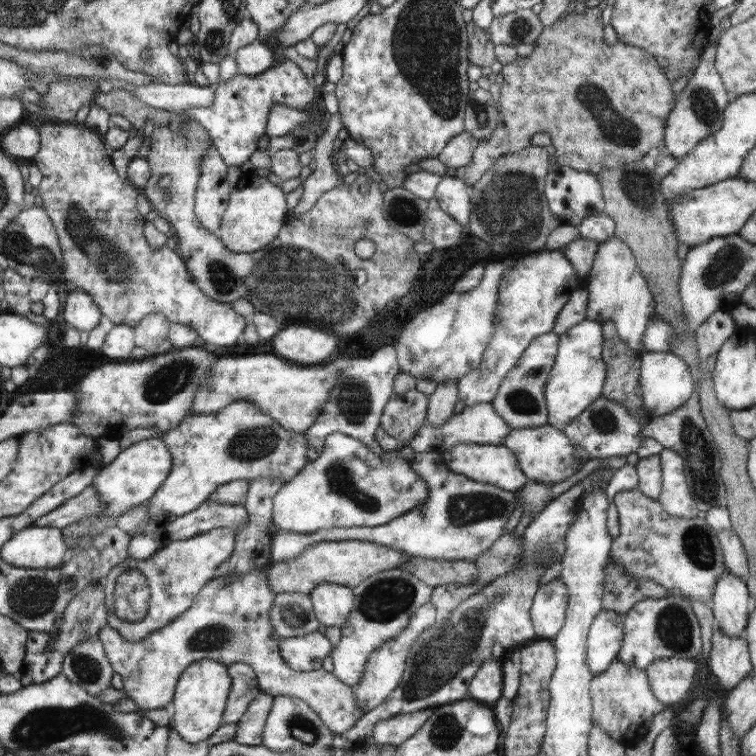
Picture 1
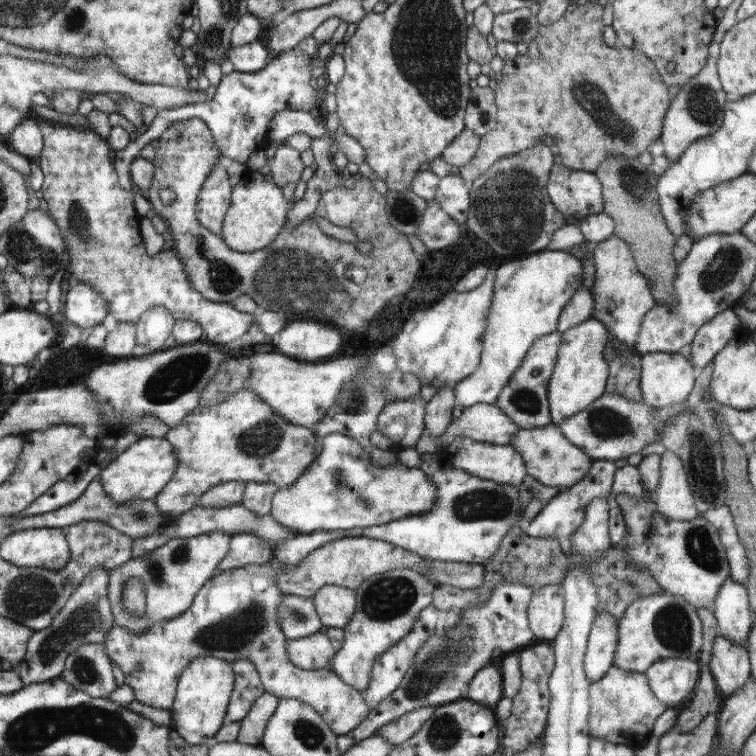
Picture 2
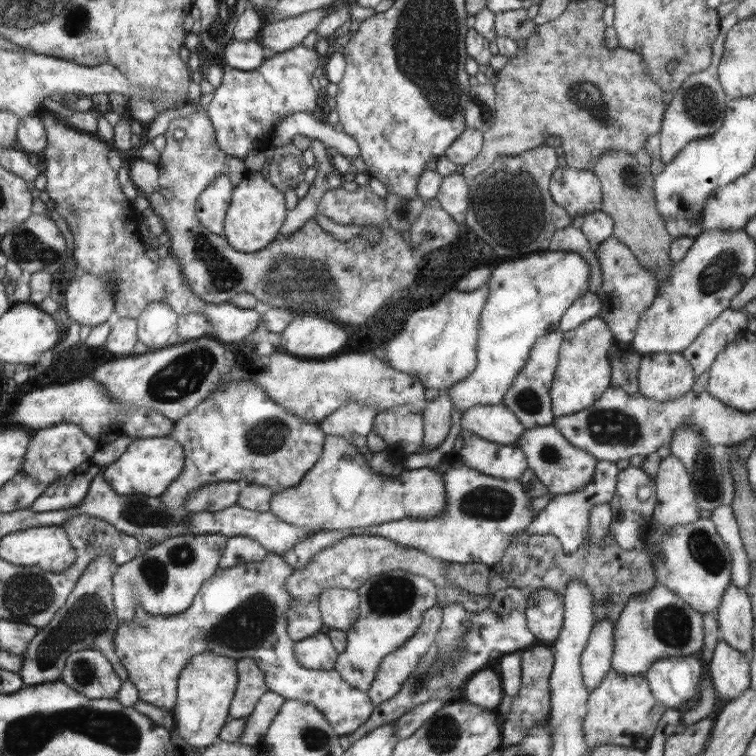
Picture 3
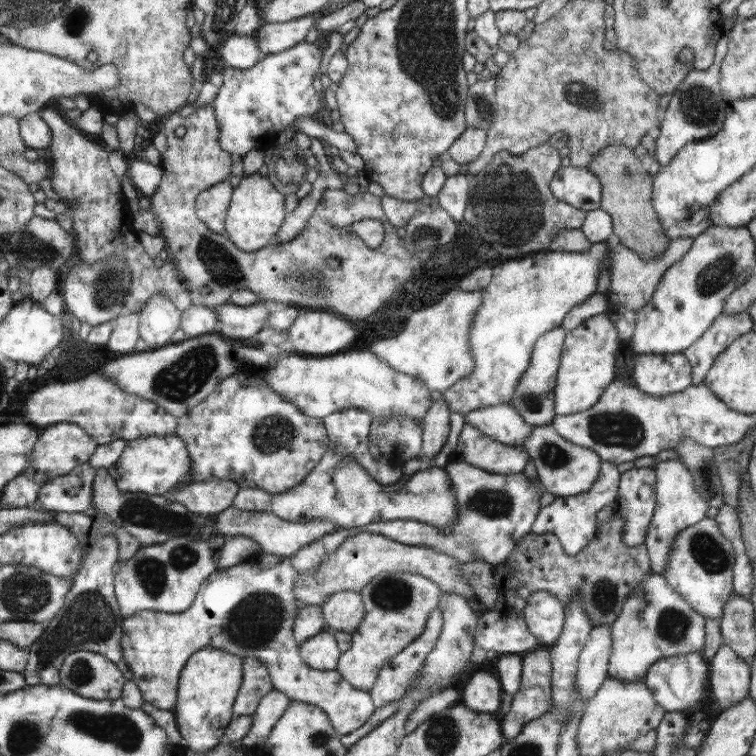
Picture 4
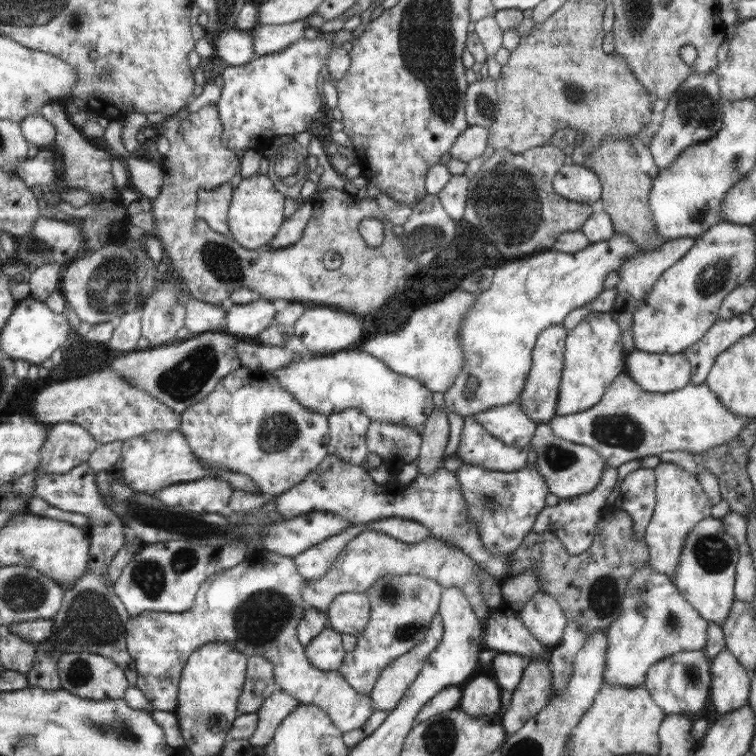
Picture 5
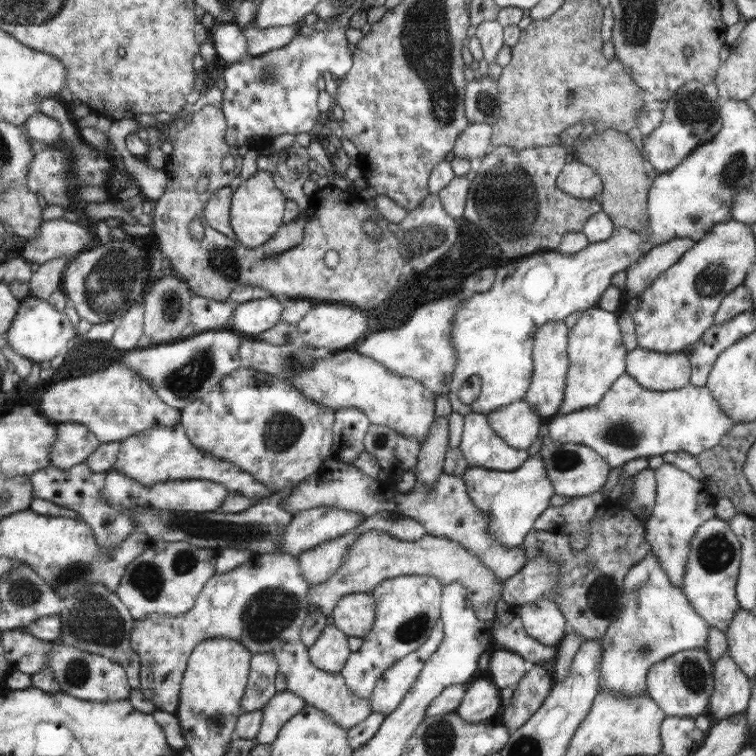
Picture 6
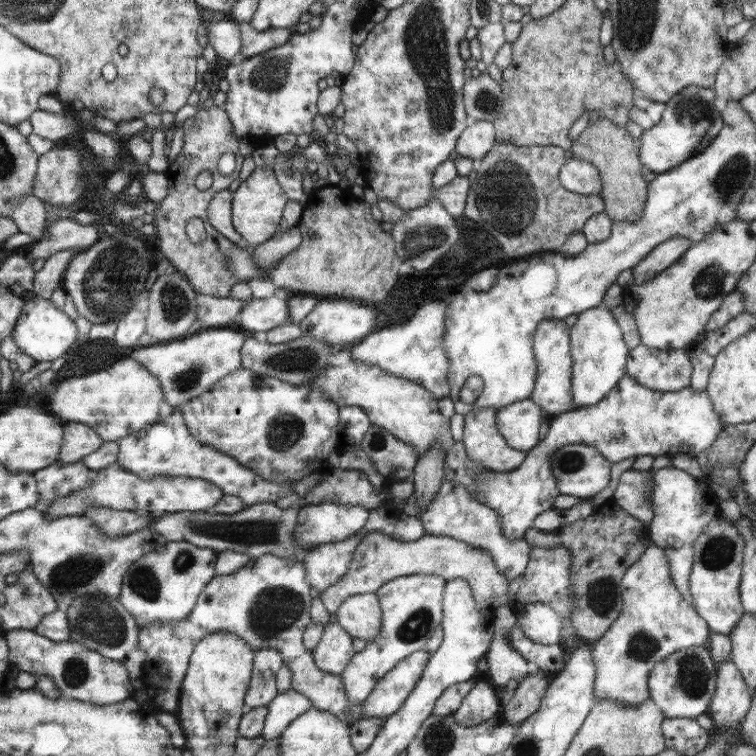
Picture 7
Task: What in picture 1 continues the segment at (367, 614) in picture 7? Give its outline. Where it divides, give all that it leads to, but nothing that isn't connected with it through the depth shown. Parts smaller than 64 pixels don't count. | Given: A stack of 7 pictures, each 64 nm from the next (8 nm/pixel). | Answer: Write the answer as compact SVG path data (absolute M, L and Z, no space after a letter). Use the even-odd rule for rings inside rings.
M319 584L309 594L315 618L323 626L343 626L355 606L353 588L341 584Z

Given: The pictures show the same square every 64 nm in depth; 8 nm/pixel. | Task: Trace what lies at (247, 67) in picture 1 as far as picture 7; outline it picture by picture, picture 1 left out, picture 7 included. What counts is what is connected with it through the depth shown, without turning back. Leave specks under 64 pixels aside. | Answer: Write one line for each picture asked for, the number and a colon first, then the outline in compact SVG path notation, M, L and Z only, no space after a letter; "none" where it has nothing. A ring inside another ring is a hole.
2: M255 40L249 44L239 44L235 48L229 48L227 60L239 72L255 72L273 60L273 52L267 52L263 44Z
3: M231 40L225 48L221 58L229 68L239 70L253 70L261 66L263 60L267 60L271 54L257 42L257 40Z
4: M231 34L229 38L225 38L217 52L221 54L221 60L225 60L225 66L233 68L251 68L255 62L267 56L257 48L255 36L243 34Z
5: M235 26L223 30L219 36L215 36L213 44L215 44L217 56L229 66L243 66L243 64L251 62L253 58L257 58L253 54L251 34L237 30Z
6: M235 22L213 26L209 32L209 40L217 50L217 58L227 64L235 64L247 58L247 36L243 34L243 28Z
7: M225 18L221 22L207 24L207 40L209 46L215 50L215 54L227 62L239 60L241 50L241 34L235 24L235 20Z

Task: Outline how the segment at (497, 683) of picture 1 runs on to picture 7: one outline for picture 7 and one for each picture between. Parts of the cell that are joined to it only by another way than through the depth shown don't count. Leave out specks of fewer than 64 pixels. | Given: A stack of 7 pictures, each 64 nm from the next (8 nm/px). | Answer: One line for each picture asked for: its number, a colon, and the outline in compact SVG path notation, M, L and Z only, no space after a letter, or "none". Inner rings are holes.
2: M487 664L485 668L481 668L473 680L469 682L469 692L467 692L467 700L473 700L477 704L485 704L489 708L495 708L495 704L503 698L503 678L501 678L501 670L499 666Z
3: M483 668L481 672L475 672L473 678L467 680L463 700L487 710L497 710L503 696L505 690L501 686L501 676L497 674L497 670Z
4: M477 670L463 688L461 704L465 704L467 708L475 712L497 712L499 714L503 692L505 690L493 672L489 674L487 670L483 672Z
5: M481 672L481 676L473 678L471 682L467 682L463 690L463 698L459 702L459 708L465 714L471 716L495 716L501 714L501 692L503 688L497 686L495 678L491 678L489 672Z
6: M489 676L477 678L467 688L467 694L455 710L465 722L481 722L501 714L501 688L497 688Z
7: M477 682L471 688L471 692L463 698L463 702L455 710L453 718L455 718L455 722L459 722L463 726L477 726L477 724L483 724L485 720L493 718L497 714L499 706L501 706L501 698L495 694L495 688L485 682Z

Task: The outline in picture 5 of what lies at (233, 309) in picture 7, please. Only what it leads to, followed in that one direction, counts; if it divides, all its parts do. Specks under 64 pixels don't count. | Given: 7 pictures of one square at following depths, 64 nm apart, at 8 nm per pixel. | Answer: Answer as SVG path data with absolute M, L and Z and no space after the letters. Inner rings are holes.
M191 298L185 306L187 306L185 328L191 334L225 330L229 306L215 306L215 304L209 304L205 300L197 300L197 298Z

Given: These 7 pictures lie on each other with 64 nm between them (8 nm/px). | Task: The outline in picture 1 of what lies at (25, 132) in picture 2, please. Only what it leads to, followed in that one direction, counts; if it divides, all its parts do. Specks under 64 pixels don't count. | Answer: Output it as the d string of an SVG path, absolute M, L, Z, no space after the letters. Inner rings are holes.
M19 124L3 138L3 148L15 158L25 158L33 162L33 158L37 158L43 150L43 134L31 124Z

